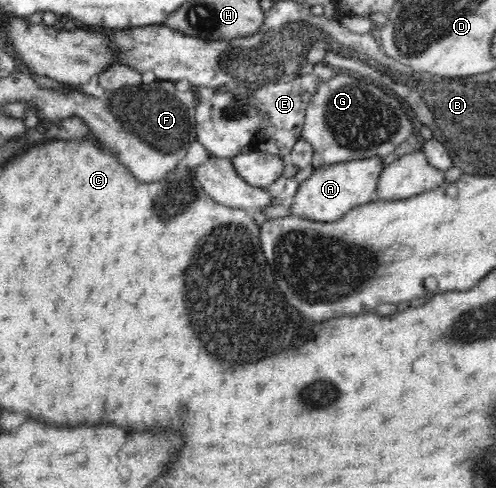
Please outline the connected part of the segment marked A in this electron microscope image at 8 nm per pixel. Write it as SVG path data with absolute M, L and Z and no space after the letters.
M372 157L314 168L312 174L298 184L298 191L288 206L291 214L308 220L332 222L354 207L375 200L378 176L386 161L383 157Z

